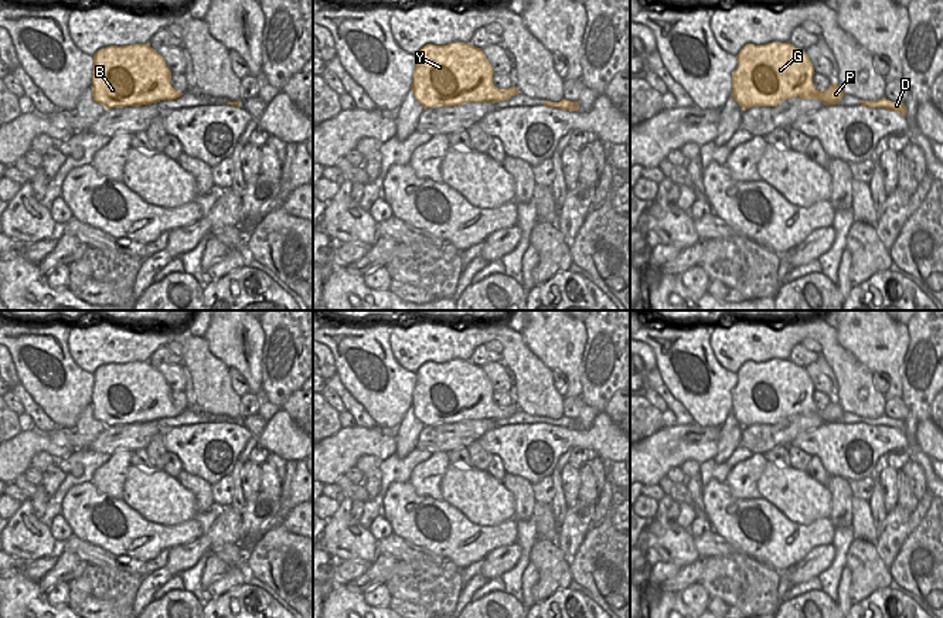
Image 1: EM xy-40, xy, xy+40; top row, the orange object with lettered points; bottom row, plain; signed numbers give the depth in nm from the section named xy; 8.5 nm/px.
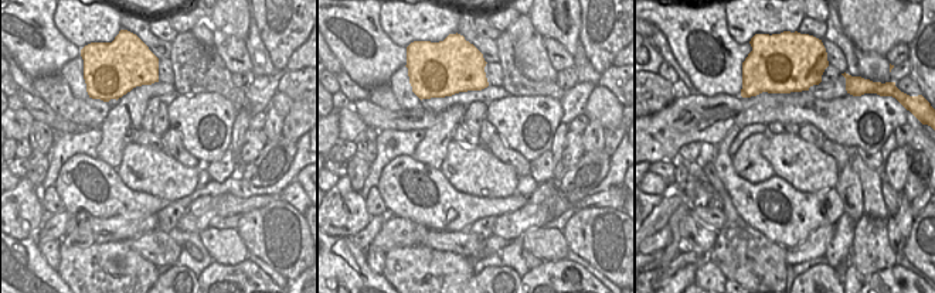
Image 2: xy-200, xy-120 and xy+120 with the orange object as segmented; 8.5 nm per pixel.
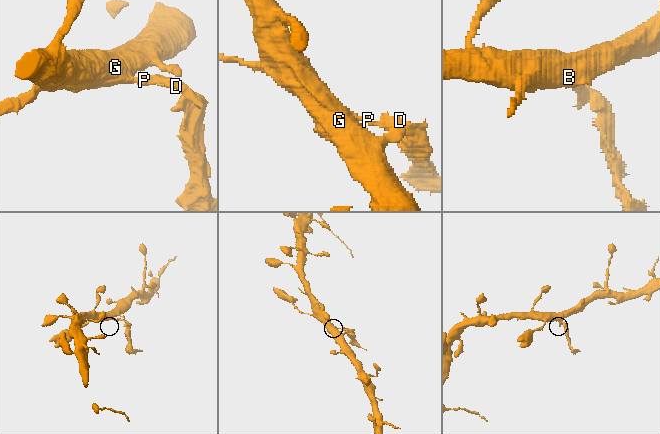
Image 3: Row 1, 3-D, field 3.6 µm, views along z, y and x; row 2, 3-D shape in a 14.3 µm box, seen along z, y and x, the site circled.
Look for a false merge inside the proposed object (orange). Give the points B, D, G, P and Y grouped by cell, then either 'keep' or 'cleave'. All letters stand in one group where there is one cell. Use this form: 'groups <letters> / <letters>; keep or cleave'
groups B G Y / D P; cleave

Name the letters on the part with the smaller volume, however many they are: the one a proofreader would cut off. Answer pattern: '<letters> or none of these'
D, P

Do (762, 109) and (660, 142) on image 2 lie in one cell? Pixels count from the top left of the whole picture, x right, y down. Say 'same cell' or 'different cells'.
same cell

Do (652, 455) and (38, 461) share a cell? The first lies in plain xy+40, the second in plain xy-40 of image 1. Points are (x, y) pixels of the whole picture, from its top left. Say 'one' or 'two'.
two

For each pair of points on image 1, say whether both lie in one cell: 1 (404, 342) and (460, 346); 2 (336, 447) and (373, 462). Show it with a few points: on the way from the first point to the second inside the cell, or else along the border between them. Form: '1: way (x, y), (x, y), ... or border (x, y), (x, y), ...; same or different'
1: way (418, 342), (446, 342); same
2: border (380, 459), (361, 457), (354, 465); different

